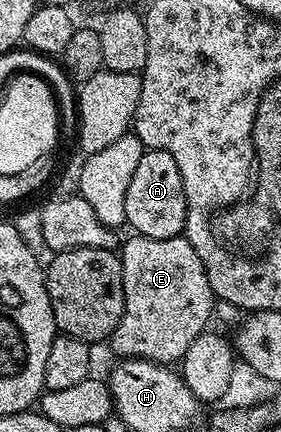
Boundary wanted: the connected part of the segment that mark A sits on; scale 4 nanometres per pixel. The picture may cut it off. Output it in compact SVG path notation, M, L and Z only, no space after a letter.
M145 149L142 160L130 178L130 187L126 190L126 222L133 225L141 237L150 239L170 239L184 233L184 224L188 214L186 191L182 187L182 175L178 163L166 151Z

